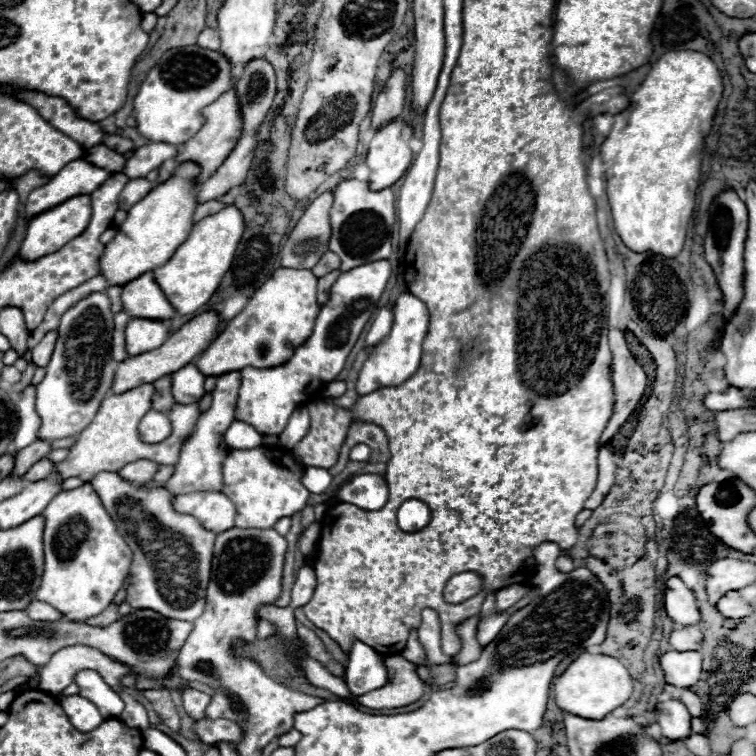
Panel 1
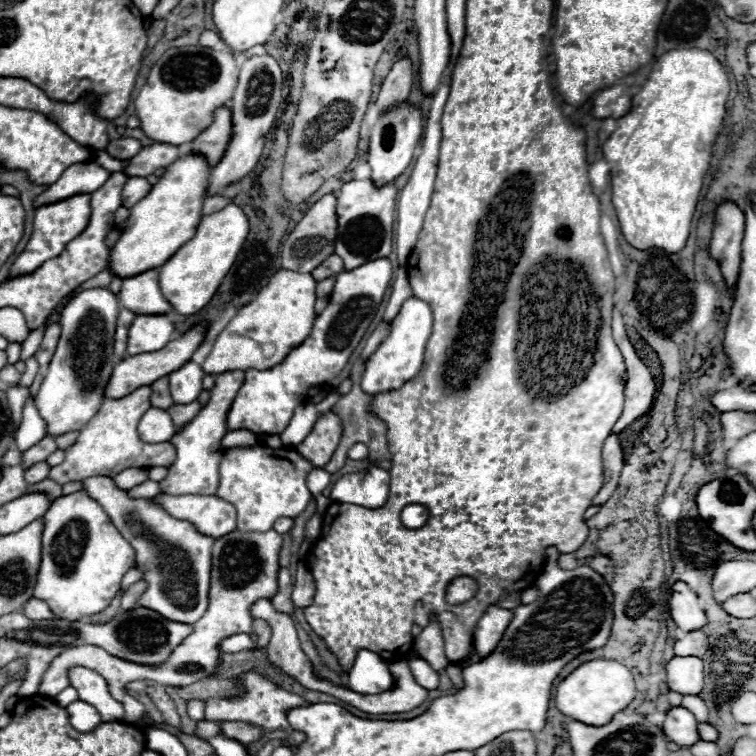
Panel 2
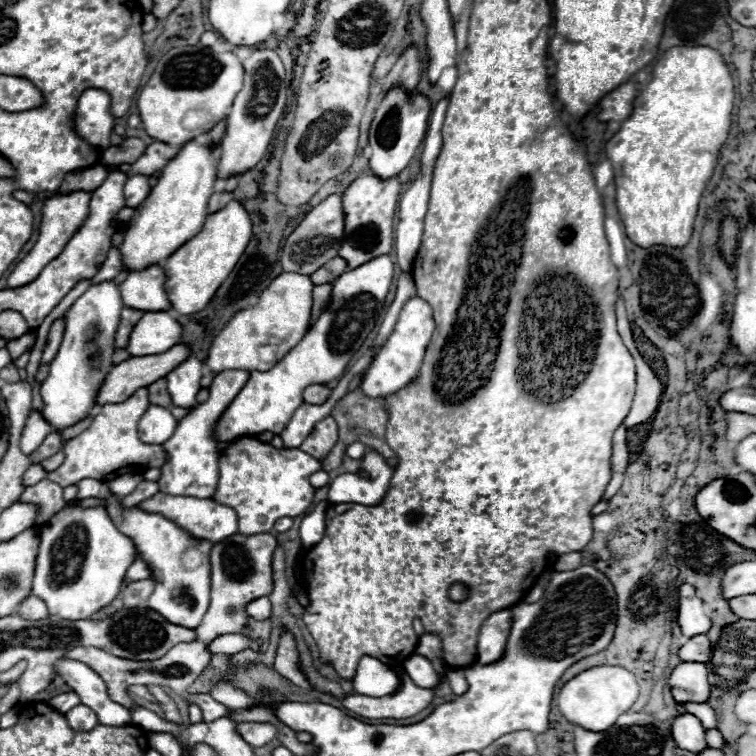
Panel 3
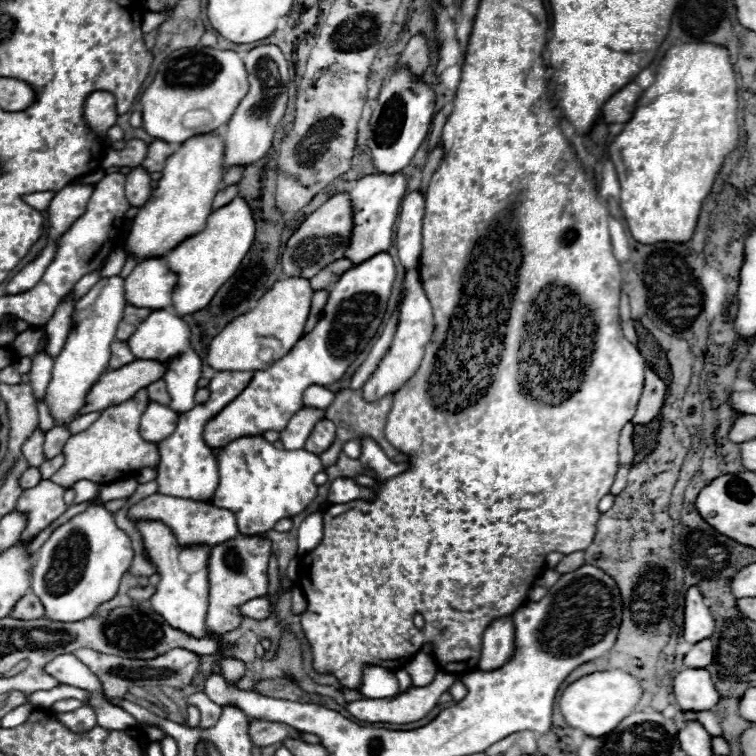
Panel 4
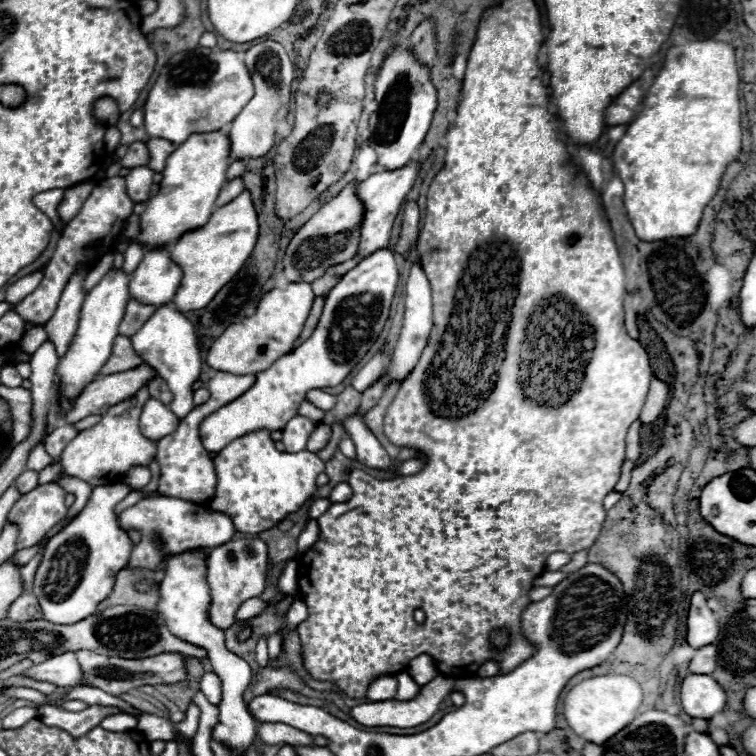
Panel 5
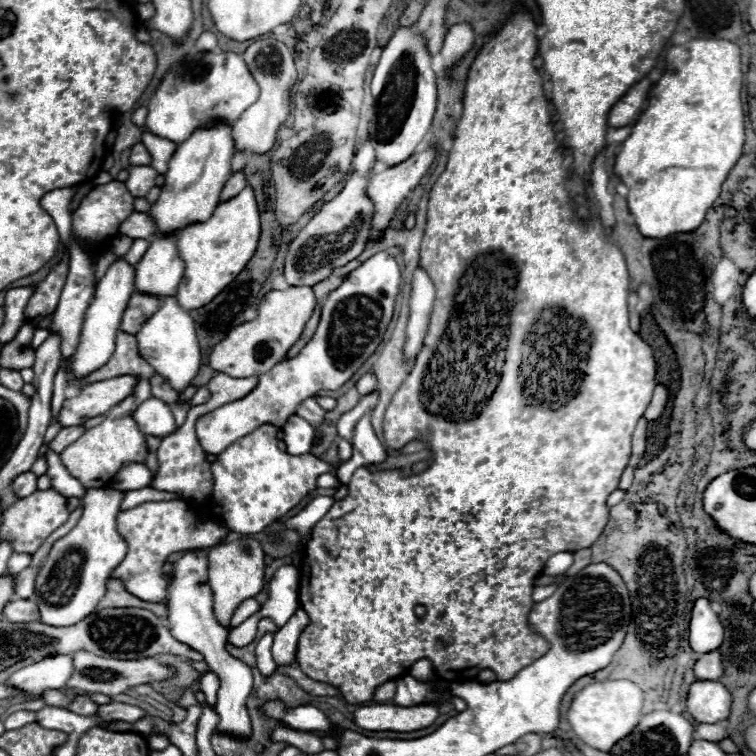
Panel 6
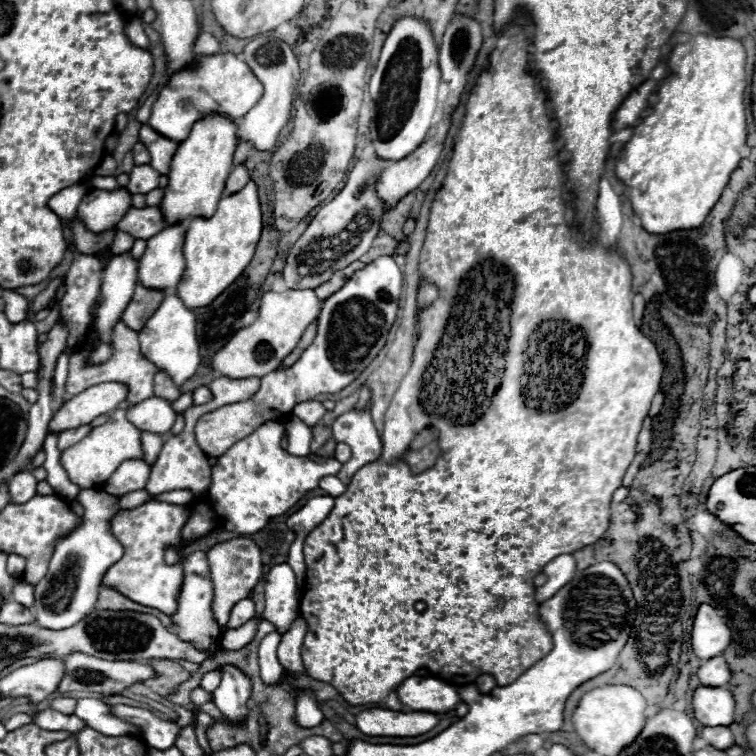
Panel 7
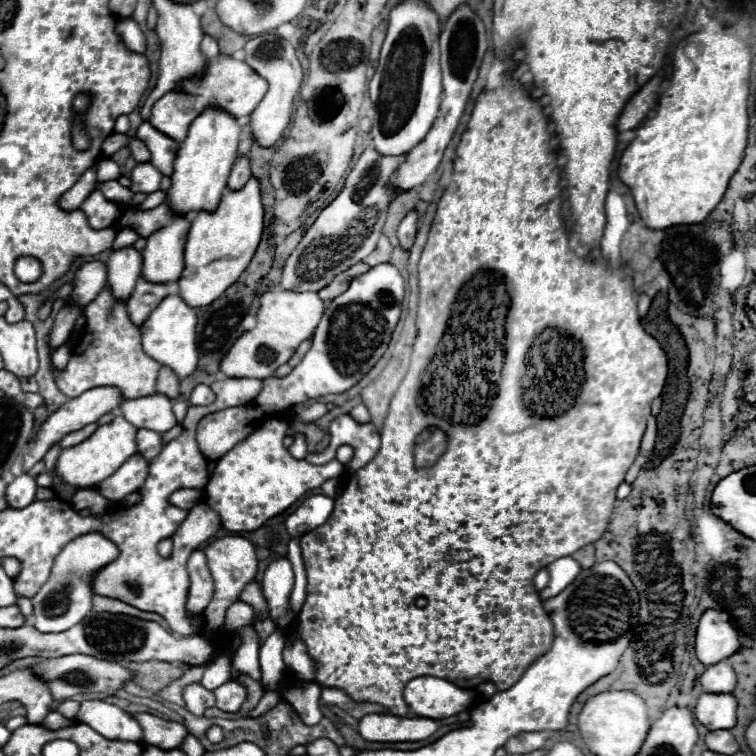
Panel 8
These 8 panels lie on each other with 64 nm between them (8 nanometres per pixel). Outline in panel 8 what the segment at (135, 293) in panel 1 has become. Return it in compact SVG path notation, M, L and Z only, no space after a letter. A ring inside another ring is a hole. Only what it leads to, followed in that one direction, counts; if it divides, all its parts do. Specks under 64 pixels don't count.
M194 214L174 216L174 220L148 236L144 256L142 276L146 280L156 282L176 282L184 268L184 244L188 236L188 228L192 224Z

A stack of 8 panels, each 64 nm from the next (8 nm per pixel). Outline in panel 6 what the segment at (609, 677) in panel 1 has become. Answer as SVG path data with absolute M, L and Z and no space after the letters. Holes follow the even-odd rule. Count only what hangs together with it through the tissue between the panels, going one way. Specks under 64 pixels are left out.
M628 680L596 682L582 688L576 694L568 710L568 722L582 742L586 742L596 750L608 752L618 740L626 738L632 728L636 728L636 724L642 718L642 706L644 706L644 696L636 684Z

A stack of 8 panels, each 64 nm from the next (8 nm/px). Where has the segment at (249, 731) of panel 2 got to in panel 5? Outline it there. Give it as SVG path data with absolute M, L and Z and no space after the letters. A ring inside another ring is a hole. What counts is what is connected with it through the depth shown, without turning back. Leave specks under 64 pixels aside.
M264 722L258 726L258 736L264 744L290 744L290 746L316 746L314 736L296 730L288 724Z

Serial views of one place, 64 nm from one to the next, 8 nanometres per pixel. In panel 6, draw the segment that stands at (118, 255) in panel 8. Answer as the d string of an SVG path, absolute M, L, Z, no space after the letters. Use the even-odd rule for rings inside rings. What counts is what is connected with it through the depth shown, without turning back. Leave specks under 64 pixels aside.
M118 258L116 262L110 264L106 274L96 284L92 304L86 312L80 344L78 344L76 354L70 358L68 372L74 372L78 378L82 378L88 372L104 366L112 358L114 338L116 338L116 332L120 328L120 320L122 320L122 314L124 314L124 308L128 306L128 300L130 300L132 292L134 292L134 268L124 258Z

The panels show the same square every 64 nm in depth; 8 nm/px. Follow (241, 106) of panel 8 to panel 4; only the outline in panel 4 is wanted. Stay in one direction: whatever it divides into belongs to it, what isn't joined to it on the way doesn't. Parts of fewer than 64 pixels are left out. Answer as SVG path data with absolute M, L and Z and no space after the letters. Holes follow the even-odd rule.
M182 48L172 52L158 68L154 82L140 98L142 128L168 144L182 144L188 138L212 132L232 118L240 100L248 94L248 74L242 58L232 50Z

